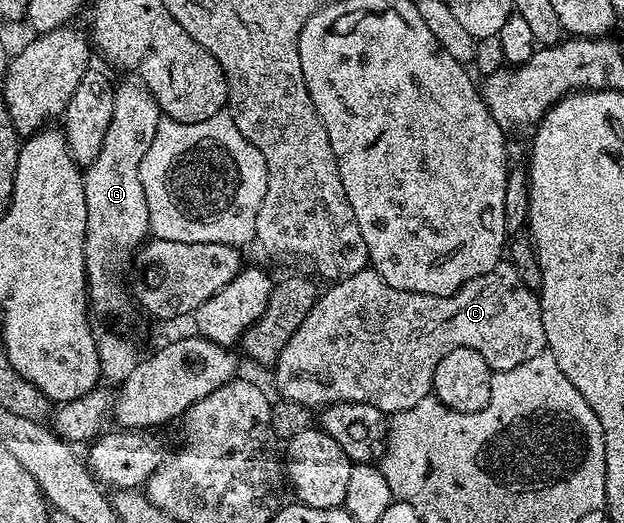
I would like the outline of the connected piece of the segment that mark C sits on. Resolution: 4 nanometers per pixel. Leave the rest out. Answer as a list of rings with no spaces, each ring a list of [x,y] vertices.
[[[511,262],[496,264],[494,270],[482,274],[470,282],[466,282],[453,296],[431,296],[430,294],[398,290],[386,283],[376,273],[375,268],[371,266],[363,268],[358,274],[348,276],[344,280],[337,280],[331,286],[325,288],[328,289],[321,296],[319,293],[318,299],[312,305],[310,314],[306,314],[302,326],[298,326],[298,330],[292,335],[290,342],[286,342],[286,346],[280,351],[280,357],[276,359],[274,365],[276,388],[280,391],[281,398],[289,400],[292,404],[301,404],[304,408],[320,410],[332,404],[369,403],[370,406],[377,407],[382,412],[395,414],[418,406],[418,402],[422,402],[422,398],[429,396],[432,391],[434,370],[438,370],[438,362],[442,362],[442,358],[446,358],[446,354],[450,354],[450,350],[458,350],[459,348],[478,350],[478,354],[482,354],[482,358],[486,358],[486,362],[492,367],[493,373],[499,374],[514,370],[514,366],[522,366],[522,362],[532,360],[534,354],[543,352],[546,348],[546,330],[542,330],[542,310],[540,309],[539,295],[526,286],[526,282],[518,274],[518,270],[514,268]]]

